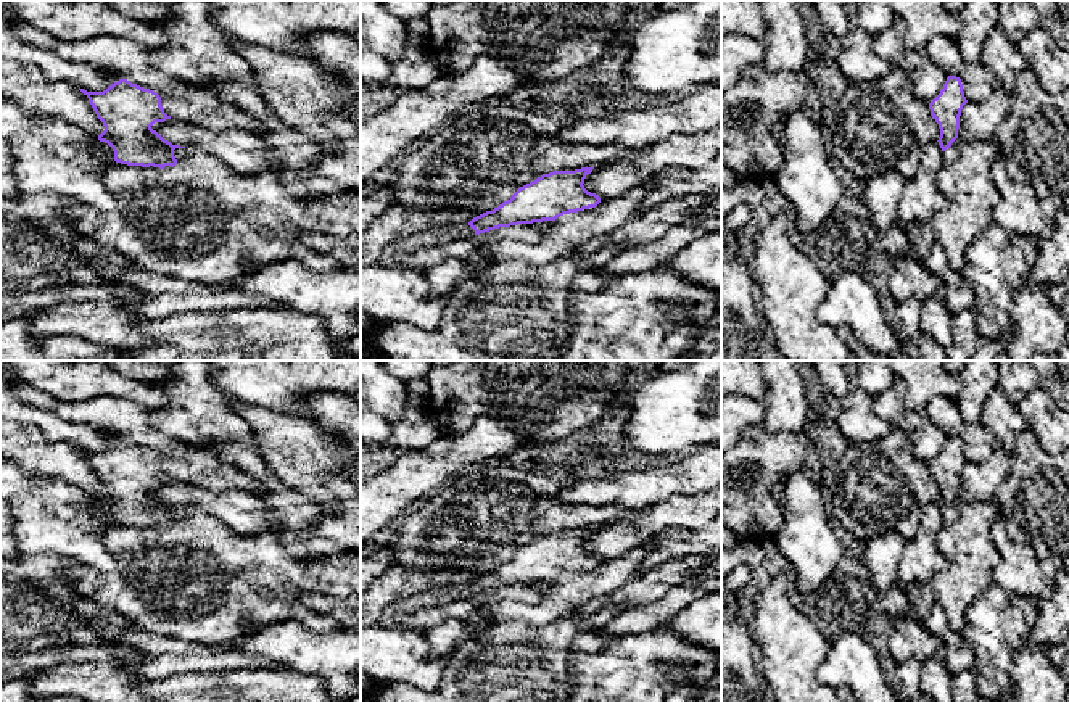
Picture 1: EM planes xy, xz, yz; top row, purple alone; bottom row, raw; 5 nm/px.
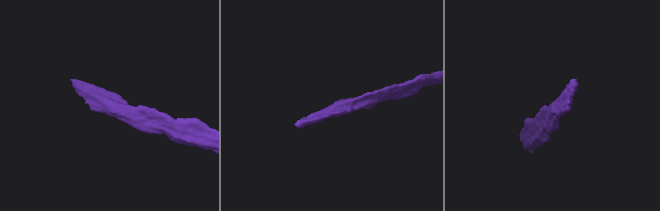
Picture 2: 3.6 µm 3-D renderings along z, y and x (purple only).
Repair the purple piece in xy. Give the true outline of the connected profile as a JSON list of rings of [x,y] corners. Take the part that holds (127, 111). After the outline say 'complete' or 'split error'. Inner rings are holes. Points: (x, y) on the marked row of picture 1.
[[[119,79],[103,92],[79,90],[89,98],[97,118],[105,126],[105,130],[100,135],[92,135],[93,140],[101,142],[97,148],[93,148],[95,153],[106,155],[116,163],[127,166],[153,166],[163,169],[166,166],[174,167],[177,164],[174,150],[185,147],[172,145],[151,129],[155,122],[171,119],[171,116],[164,113],[161,97],[156,92],[132,84],[127,79]]] | split error

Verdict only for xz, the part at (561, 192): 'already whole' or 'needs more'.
needs more

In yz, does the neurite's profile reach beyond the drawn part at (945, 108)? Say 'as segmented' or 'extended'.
extended

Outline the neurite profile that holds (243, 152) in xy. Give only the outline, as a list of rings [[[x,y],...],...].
[[[174,118],[155,122],[151,129],[172,145],[201,148],[235,172],[258,174],[275,161],[258,132],[237,127],[211,130]]]

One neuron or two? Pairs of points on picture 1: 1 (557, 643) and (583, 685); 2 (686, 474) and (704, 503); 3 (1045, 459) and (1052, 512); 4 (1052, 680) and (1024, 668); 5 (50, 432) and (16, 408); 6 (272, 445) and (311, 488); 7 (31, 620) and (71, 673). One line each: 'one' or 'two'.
1: two
2: two
3: one
4: one
5: one
6: one
7: two

